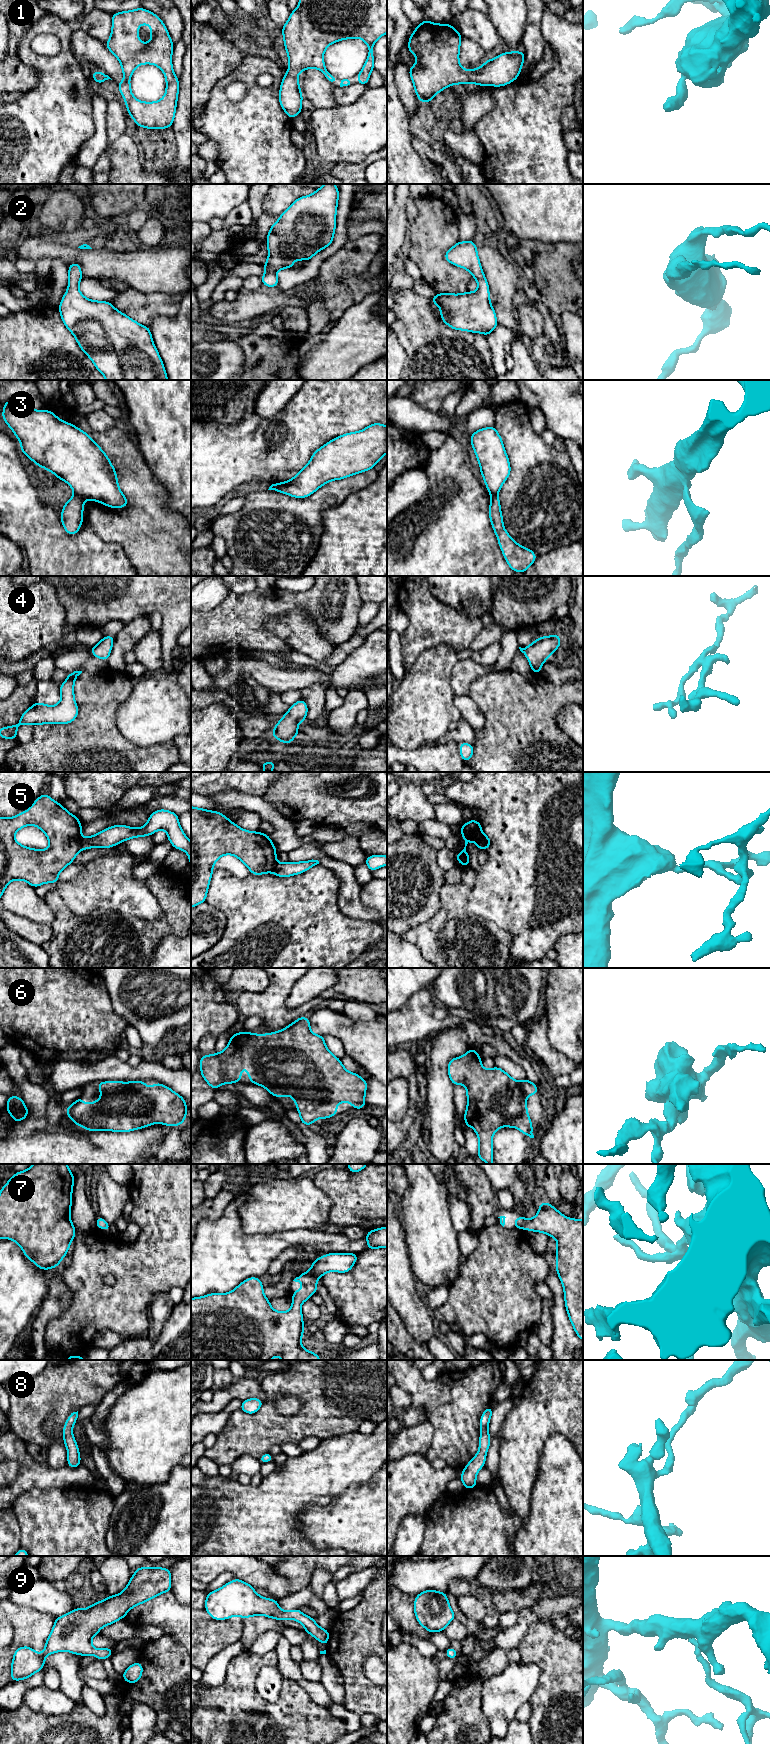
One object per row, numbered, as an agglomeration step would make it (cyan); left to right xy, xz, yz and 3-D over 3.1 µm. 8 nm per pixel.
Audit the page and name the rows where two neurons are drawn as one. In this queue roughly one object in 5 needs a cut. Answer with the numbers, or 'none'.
3, 5

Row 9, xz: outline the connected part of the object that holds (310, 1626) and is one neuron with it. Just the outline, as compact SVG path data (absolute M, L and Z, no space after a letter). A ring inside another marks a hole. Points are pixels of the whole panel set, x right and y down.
M236 1578L221 1588L208 1592L205 1609L215 1620L225 1620L233 1616L241 1618L263 1615L283 1621L294 1619L304 1626L304 1630L324 1645L328 1645L330 1630L322 1629L314 1618L304 1615L300 1609L282 1611L278 1601L258 1595L254 1587Z

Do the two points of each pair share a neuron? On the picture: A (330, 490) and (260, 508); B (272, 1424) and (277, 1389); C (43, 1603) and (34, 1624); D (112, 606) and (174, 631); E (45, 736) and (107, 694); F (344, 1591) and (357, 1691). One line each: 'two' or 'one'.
A: one
B: one
C: two
D: one
E: one
F: two

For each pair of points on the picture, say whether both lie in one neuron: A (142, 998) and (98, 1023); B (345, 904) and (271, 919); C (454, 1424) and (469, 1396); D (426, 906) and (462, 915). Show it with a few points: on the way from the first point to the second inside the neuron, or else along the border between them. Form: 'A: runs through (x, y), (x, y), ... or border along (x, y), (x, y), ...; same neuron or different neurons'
A: border along (107, 991), (112, 1009), (129, 1024); different neurons
B: border along (340, 883), (337, 907), (343, 913), (357, 919); different neurons
C: runs through (455, 1417), (455, 1410), (462, 1403); same neuron
D: border along (442, 886), (441, 908), (421, 924); different neurons

